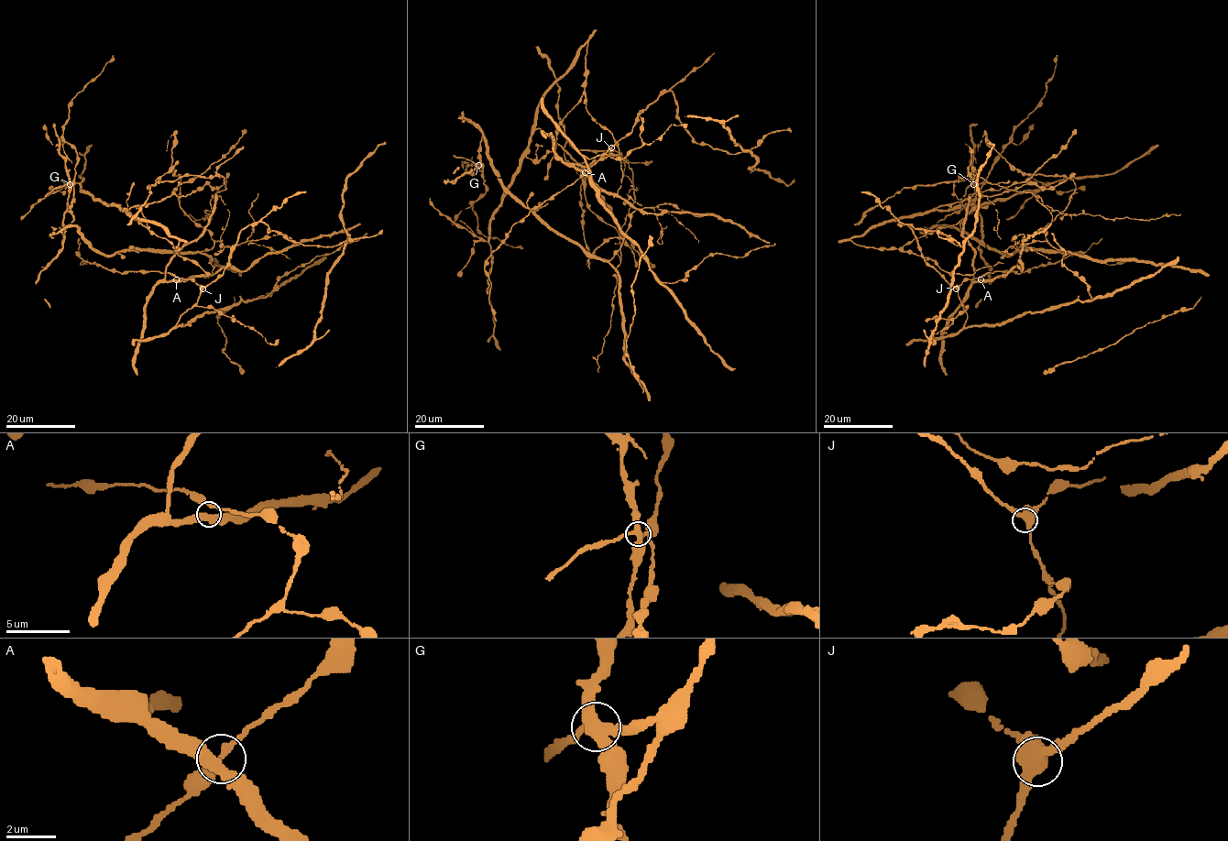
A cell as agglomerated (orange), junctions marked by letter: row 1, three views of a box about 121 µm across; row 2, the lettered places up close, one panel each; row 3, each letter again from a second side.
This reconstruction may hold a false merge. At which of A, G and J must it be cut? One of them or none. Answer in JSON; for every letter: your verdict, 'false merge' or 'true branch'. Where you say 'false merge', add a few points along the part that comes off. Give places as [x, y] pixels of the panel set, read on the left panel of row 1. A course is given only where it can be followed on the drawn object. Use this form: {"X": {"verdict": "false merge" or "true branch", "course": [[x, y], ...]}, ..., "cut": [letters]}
{"A": {"verdict": "true branch"}, "G": {"verdict": "true branch"}, "J": {"verdict": "true branch"}, "cut": []}

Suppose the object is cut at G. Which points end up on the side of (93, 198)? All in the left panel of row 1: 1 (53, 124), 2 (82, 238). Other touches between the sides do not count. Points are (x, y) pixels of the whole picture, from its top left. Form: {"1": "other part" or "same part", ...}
{"1": "other part", "2": "same part"}

